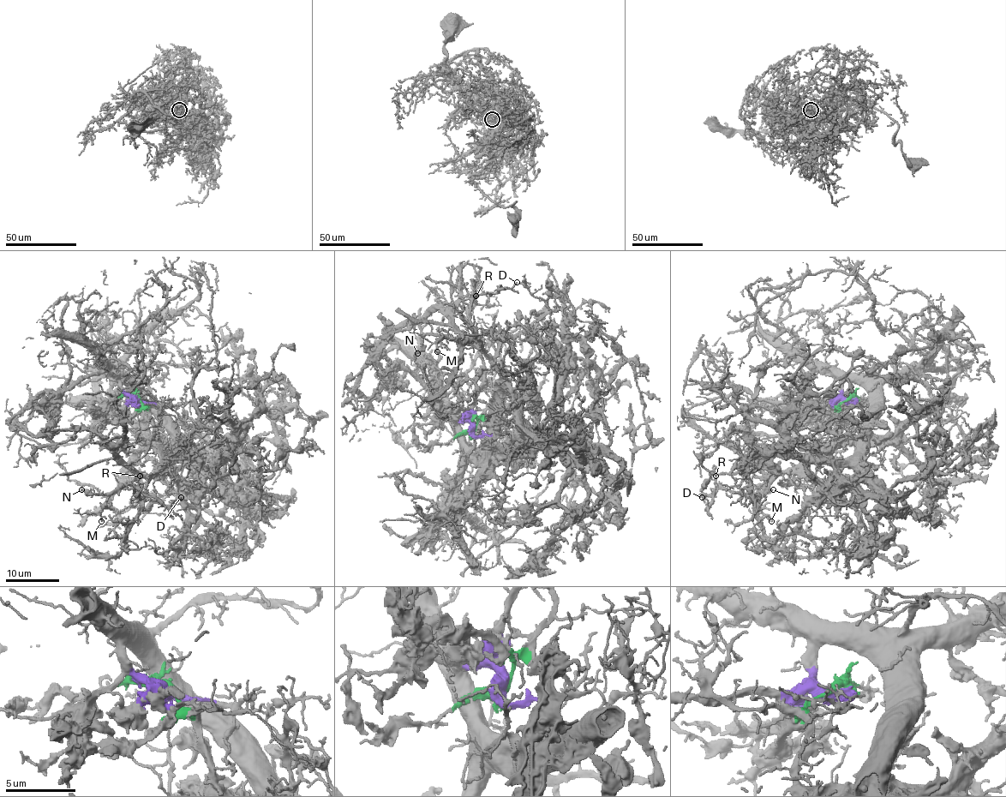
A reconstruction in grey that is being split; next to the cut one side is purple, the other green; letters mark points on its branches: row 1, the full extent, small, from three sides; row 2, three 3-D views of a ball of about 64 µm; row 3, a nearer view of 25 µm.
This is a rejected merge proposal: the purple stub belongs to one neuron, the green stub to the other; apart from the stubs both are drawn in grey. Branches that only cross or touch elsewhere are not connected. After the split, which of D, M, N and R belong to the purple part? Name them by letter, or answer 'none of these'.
none of these

